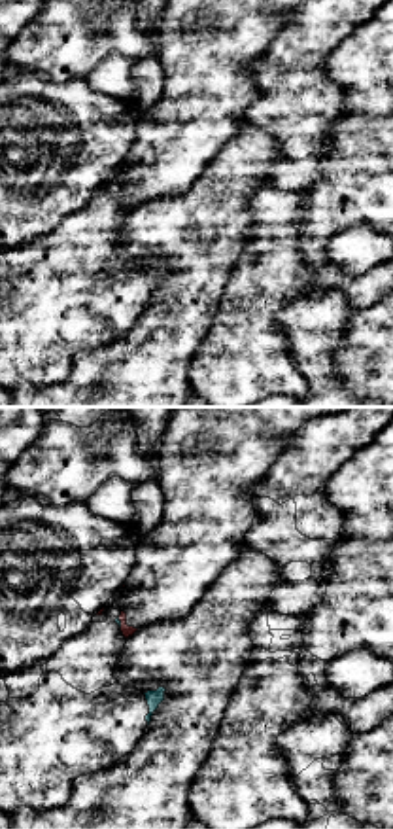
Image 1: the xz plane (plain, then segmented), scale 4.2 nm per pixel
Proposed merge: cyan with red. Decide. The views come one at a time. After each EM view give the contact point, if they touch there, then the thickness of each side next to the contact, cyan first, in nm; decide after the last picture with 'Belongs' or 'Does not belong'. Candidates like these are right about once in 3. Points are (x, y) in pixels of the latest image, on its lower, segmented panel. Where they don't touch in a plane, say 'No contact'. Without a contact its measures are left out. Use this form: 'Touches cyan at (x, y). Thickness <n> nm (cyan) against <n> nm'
Touches cyan at (119, 621). Thickness 20 nm (cyan) against 50 nm

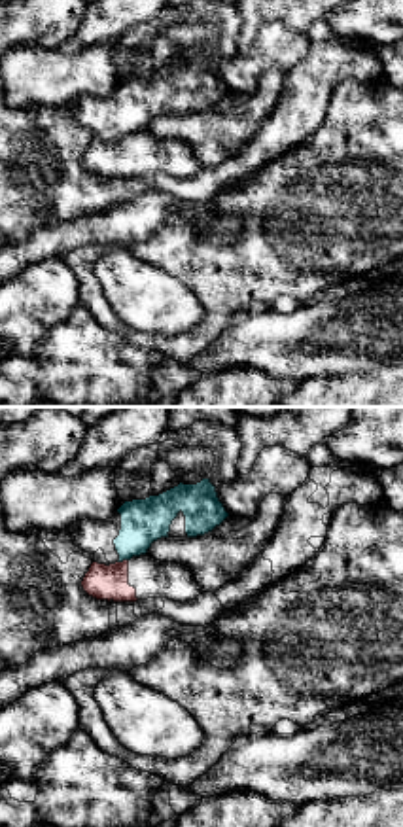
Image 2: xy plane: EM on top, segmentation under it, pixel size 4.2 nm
Touches cyan at (122, 561). Thickness 190 nm (cyan) against 150 nm

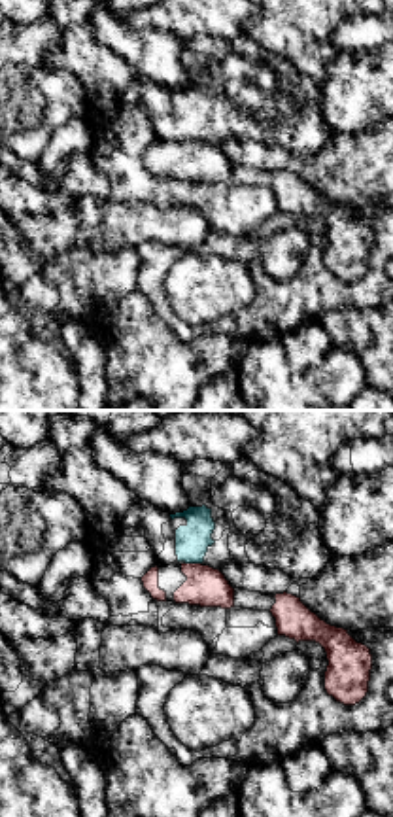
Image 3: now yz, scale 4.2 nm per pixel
Touches cyan at (193, 562). Thickness 140 nm (cyan) against 170 nm

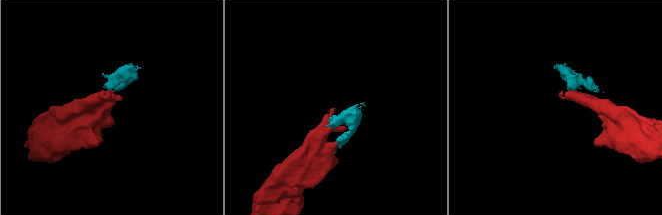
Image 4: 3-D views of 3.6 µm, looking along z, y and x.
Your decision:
Does not belong

